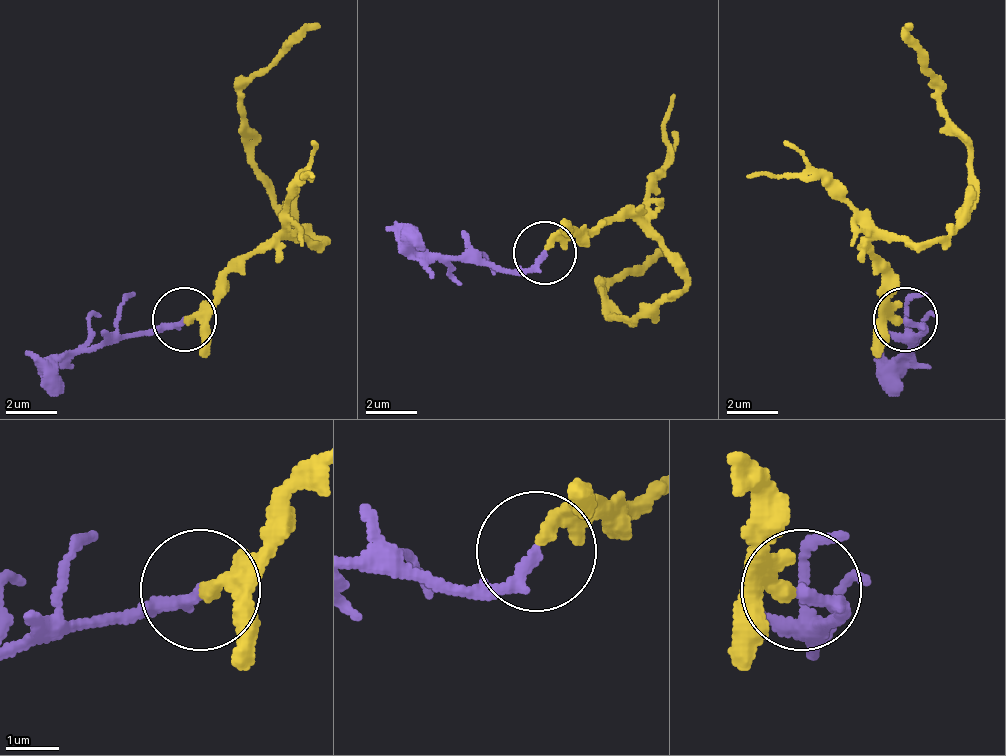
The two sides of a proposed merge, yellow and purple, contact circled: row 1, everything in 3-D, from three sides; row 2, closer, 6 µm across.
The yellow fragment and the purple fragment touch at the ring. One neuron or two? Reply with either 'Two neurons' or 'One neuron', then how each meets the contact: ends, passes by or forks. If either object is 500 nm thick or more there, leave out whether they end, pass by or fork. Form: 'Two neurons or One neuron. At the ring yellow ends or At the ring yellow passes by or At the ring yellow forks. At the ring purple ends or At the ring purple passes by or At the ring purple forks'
Two neurons. At the ring yellow ends. At the ring purple ends

